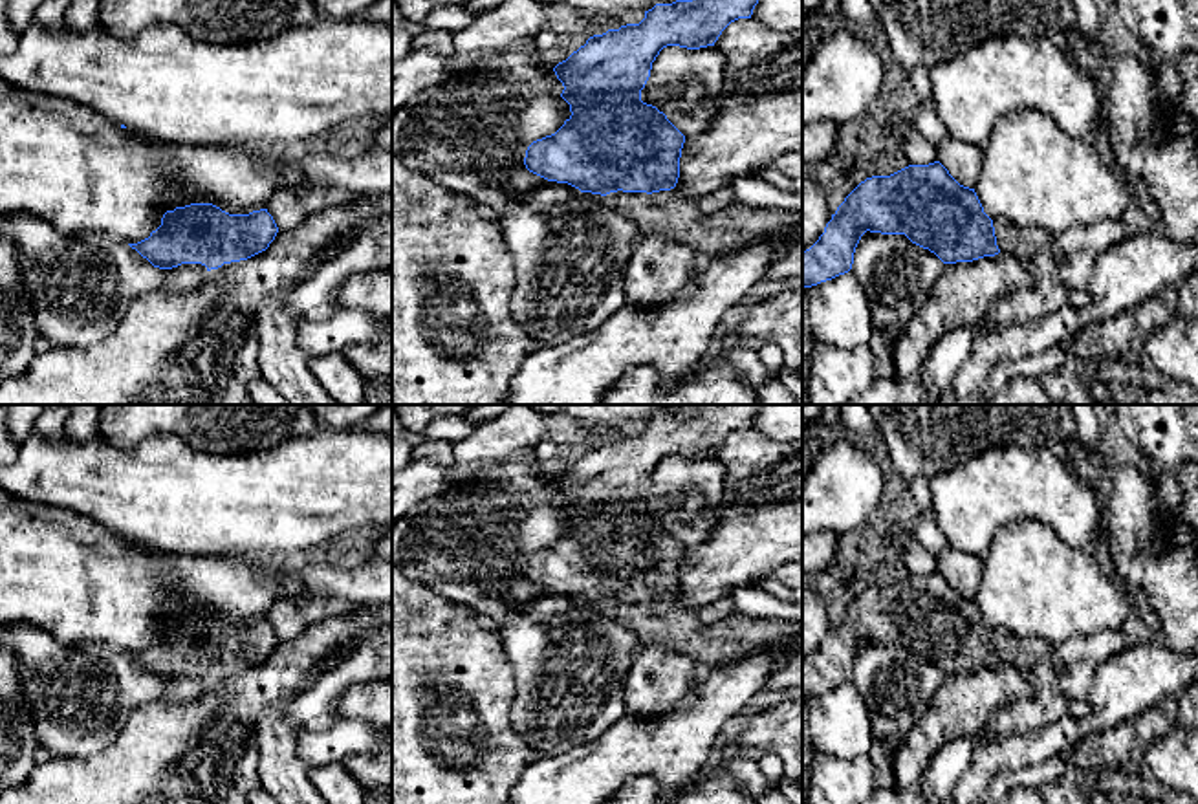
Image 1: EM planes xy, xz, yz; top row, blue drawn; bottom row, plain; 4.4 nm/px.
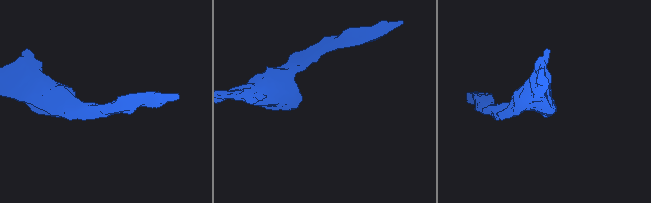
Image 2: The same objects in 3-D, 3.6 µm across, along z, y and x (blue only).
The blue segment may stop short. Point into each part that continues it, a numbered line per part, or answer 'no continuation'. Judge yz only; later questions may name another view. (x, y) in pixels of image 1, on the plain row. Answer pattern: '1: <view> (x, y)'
1: yz (1023, 652)

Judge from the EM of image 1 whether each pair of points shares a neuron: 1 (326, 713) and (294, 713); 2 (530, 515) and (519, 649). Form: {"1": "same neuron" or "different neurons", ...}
{"1": "same neuron", "2": "same neuron"}

